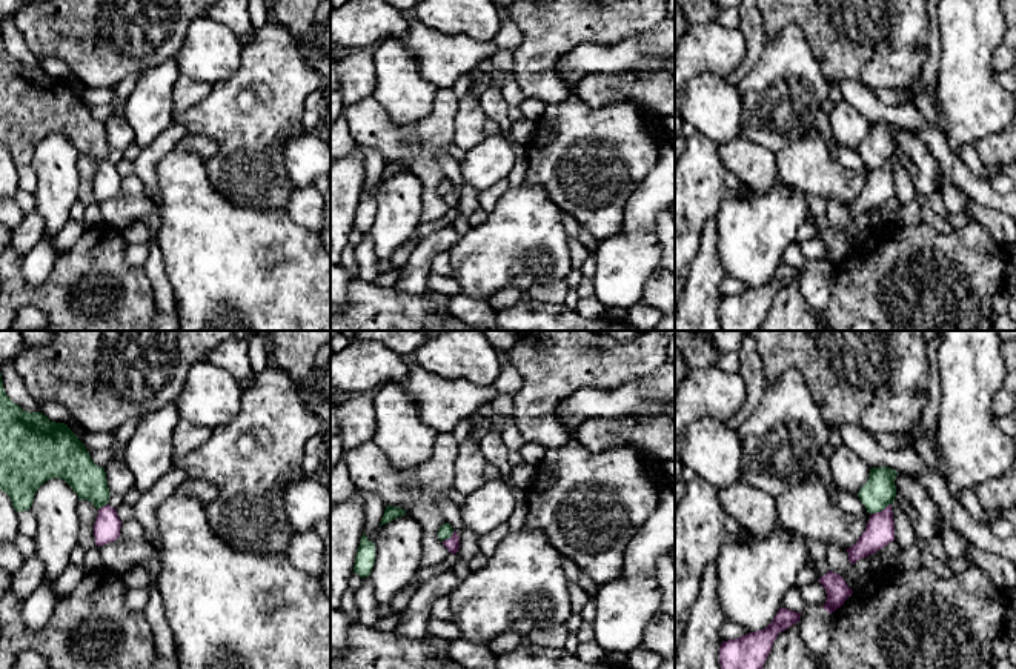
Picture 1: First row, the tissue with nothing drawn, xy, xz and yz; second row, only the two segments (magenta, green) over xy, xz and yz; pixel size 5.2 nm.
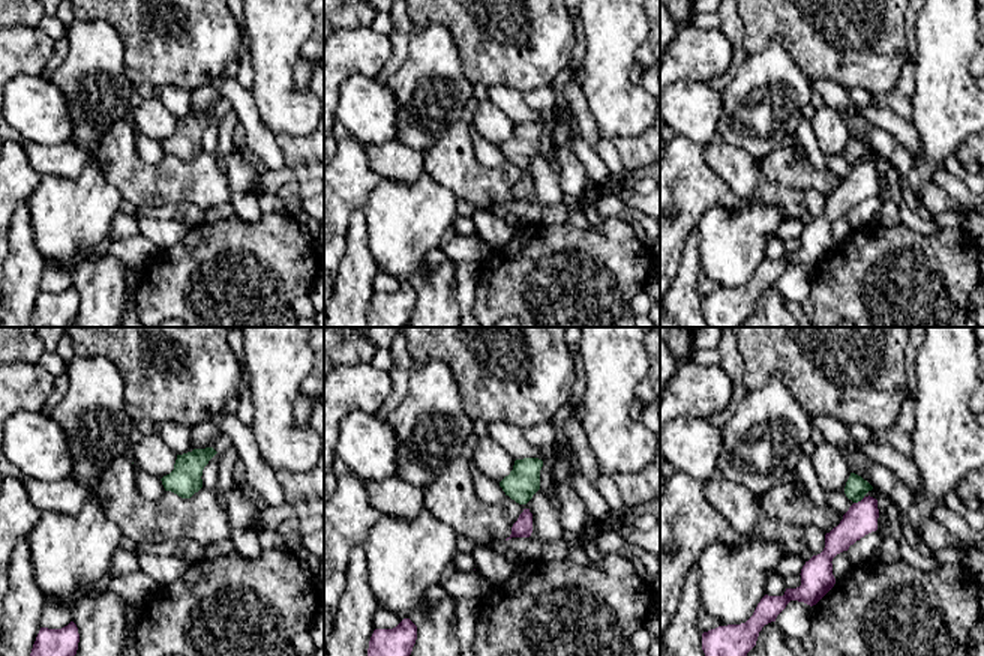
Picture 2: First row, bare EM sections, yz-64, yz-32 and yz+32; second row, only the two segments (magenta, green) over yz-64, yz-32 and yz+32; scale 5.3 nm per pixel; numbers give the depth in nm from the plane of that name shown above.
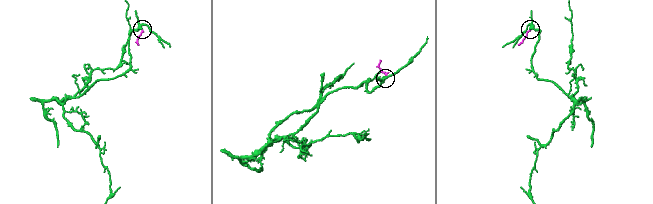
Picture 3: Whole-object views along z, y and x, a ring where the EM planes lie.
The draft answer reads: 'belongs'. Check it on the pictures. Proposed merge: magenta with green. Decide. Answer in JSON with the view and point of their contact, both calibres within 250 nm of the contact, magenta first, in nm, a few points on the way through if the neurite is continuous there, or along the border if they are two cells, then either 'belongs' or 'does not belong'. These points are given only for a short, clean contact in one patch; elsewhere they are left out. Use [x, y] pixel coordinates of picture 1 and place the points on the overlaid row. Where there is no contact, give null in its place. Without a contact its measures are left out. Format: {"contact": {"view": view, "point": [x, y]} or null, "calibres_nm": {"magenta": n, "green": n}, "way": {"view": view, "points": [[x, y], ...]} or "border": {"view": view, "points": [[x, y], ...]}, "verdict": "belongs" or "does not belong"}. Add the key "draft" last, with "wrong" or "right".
{"contact": {"view": "yz", "point": [881, 511]}, "calibres_nm": {"magenta": 150, "green": 170}, "border": {"view": "yz", "points": [[890, 503], [872, 514]]}, "verdict": "does not belong", "draft": "wrong"}

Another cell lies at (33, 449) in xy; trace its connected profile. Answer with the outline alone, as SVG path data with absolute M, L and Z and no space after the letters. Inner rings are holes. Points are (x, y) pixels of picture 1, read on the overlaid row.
M0 374L0 489L9 495L17 512L31 509L37 489L51 478L65 480L80 500L91 501L97 509L109 501L109 488L105 468L97 466L85 444L65 423L51 421L42 412L26 412L5 392Z

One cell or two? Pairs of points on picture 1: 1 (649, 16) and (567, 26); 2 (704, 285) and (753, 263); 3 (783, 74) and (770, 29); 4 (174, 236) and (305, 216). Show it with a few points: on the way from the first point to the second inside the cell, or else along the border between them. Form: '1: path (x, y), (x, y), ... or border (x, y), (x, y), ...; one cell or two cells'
1: path (629, 16), (587, 17); one cell
2: border (717, 240), (718, 260), (726, 276); two cells
3: border (766, 42), (786, 26), (796, 25), (809, 49); two cells
4: border (285, 209), (294, 220), (314, 232); two cells

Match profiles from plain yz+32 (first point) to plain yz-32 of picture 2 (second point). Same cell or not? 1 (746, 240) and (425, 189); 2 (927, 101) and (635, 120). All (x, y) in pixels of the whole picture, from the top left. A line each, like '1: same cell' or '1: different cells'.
1: same cell
2: same cell

